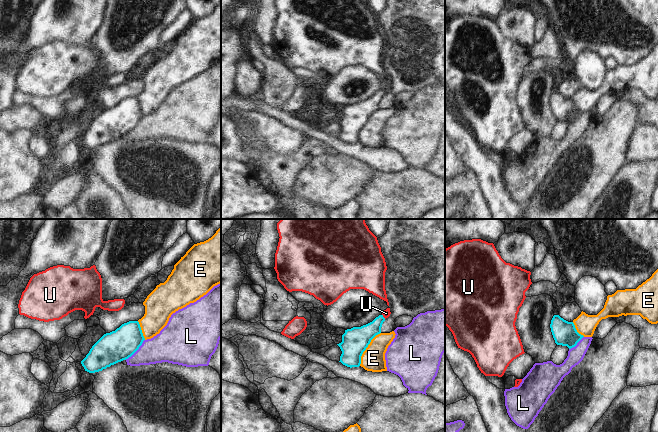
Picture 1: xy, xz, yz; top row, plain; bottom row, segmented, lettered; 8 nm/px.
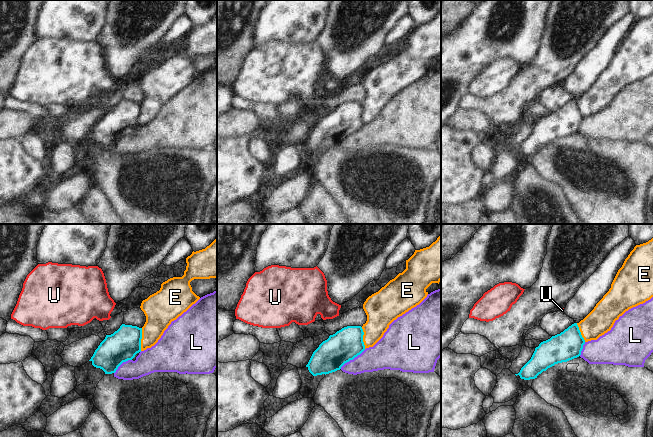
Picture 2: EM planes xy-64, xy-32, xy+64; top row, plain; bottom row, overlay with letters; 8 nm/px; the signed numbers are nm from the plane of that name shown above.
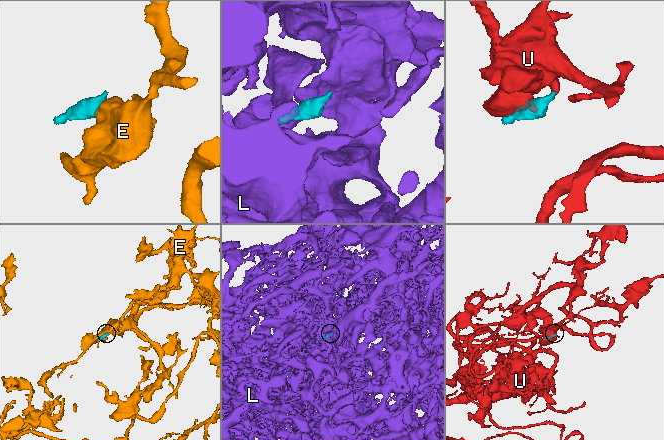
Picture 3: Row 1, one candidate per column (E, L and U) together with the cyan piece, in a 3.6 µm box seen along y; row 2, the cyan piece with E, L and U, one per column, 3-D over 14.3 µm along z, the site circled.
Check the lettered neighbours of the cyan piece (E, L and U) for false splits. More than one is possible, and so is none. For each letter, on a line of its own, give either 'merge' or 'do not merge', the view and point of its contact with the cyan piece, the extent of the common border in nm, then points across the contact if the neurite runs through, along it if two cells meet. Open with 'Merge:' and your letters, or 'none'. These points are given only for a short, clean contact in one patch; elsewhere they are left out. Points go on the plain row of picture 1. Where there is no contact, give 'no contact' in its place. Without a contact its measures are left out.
Merge: U
E: do not merge | xz (366, 123) | 320 nm | along xz (380, 108), (371, 116), (363, 128), (359, 141)
L: do not merge | xy (136, 126) | 220 nm | along xy (144, 115), (142, 120), (125, 135)
U: merge | xz (382, 92) | 50 nm | across xz (359, 113), (366, 109), (382, 92), (386, 89)

